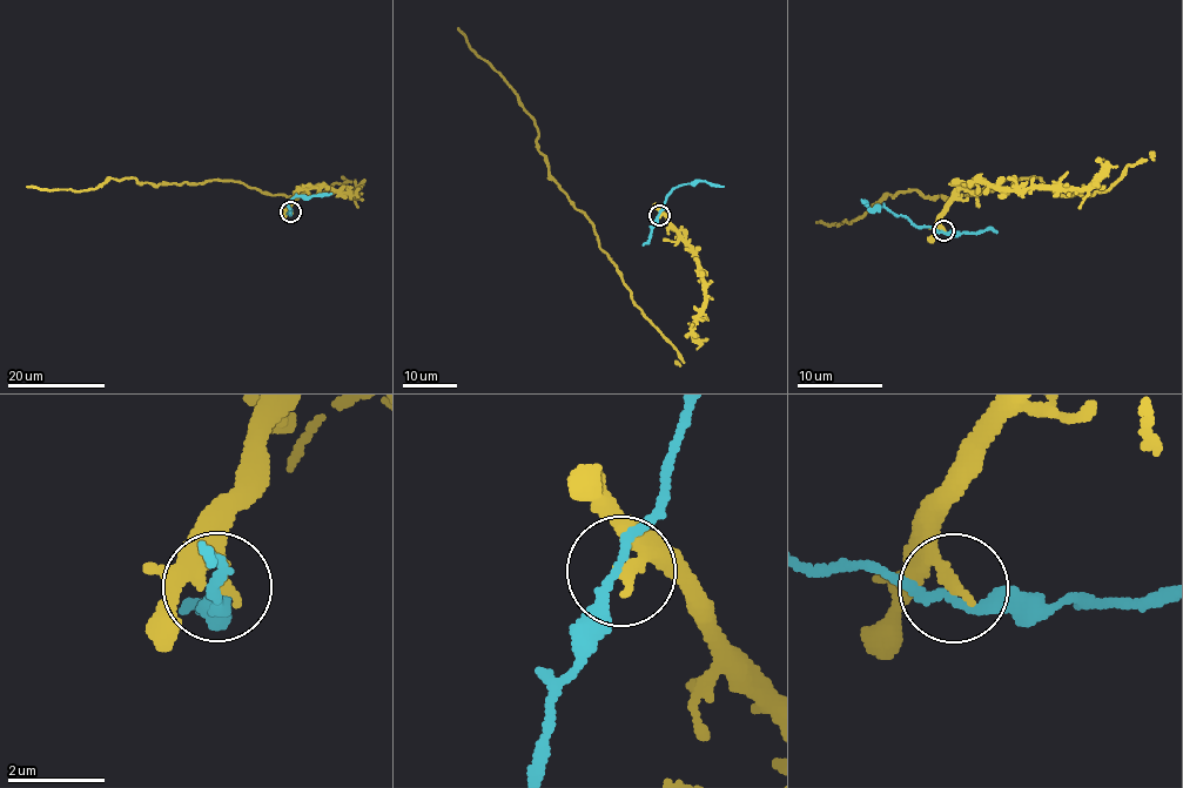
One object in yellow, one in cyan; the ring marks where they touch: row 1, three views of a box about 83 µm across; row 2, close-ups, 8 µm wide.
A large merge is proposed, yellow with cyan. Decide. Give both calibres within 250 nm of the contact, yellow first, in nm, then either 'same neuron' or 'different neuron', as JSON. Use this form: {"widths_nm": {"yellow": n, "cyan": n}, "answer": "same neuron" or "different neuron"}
{"widths_nm": {"yellow": 240, "cyan": 200}, "answer": "different neuron"}

